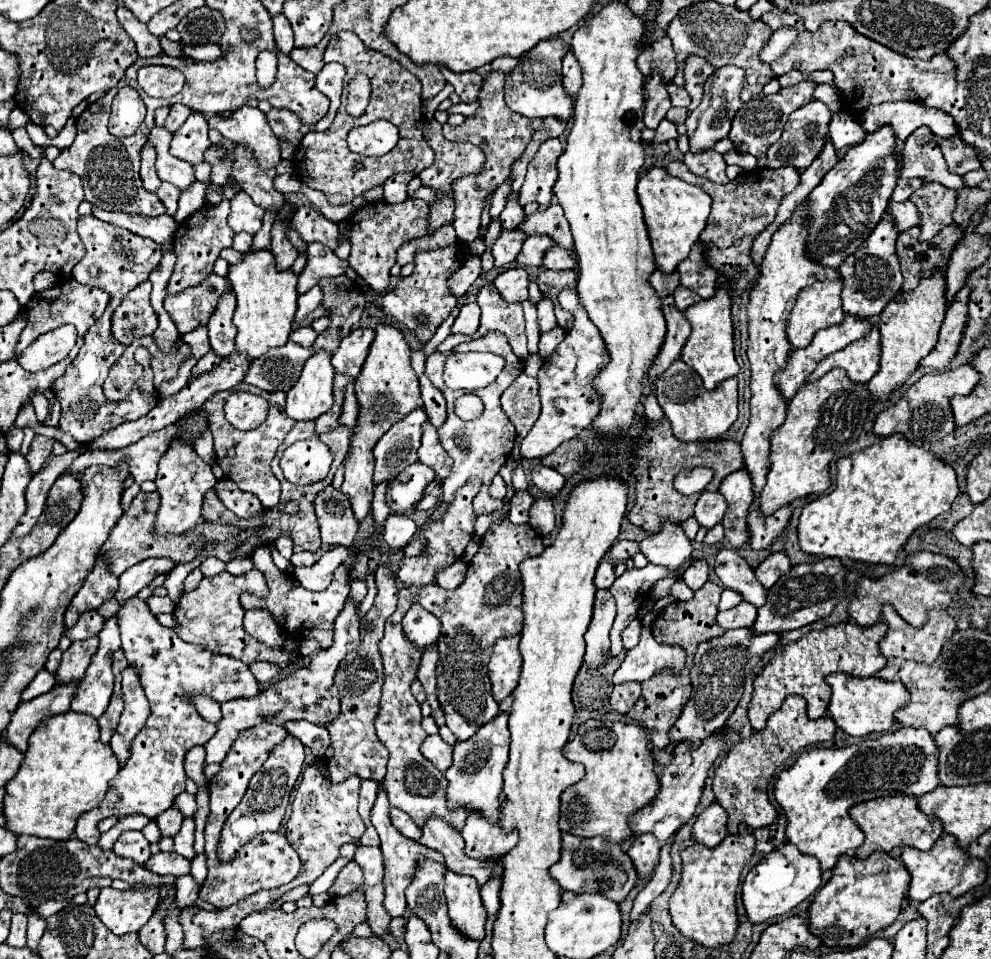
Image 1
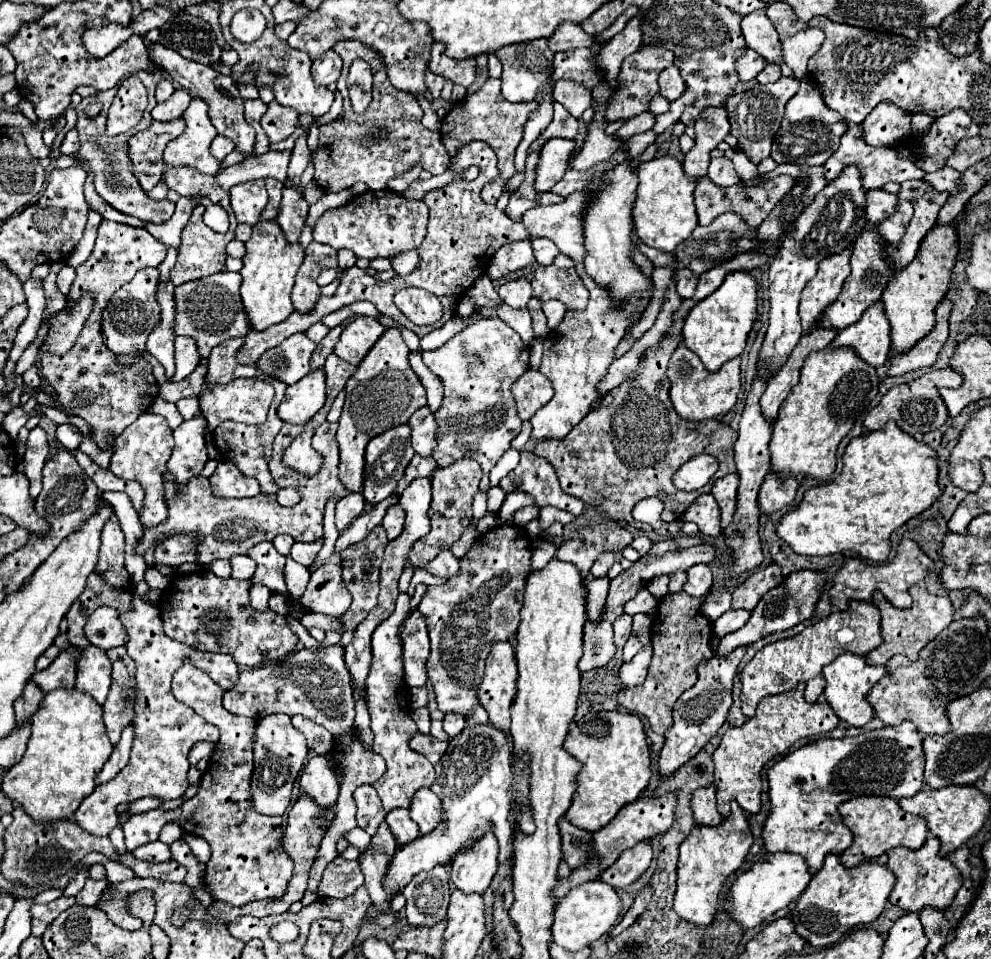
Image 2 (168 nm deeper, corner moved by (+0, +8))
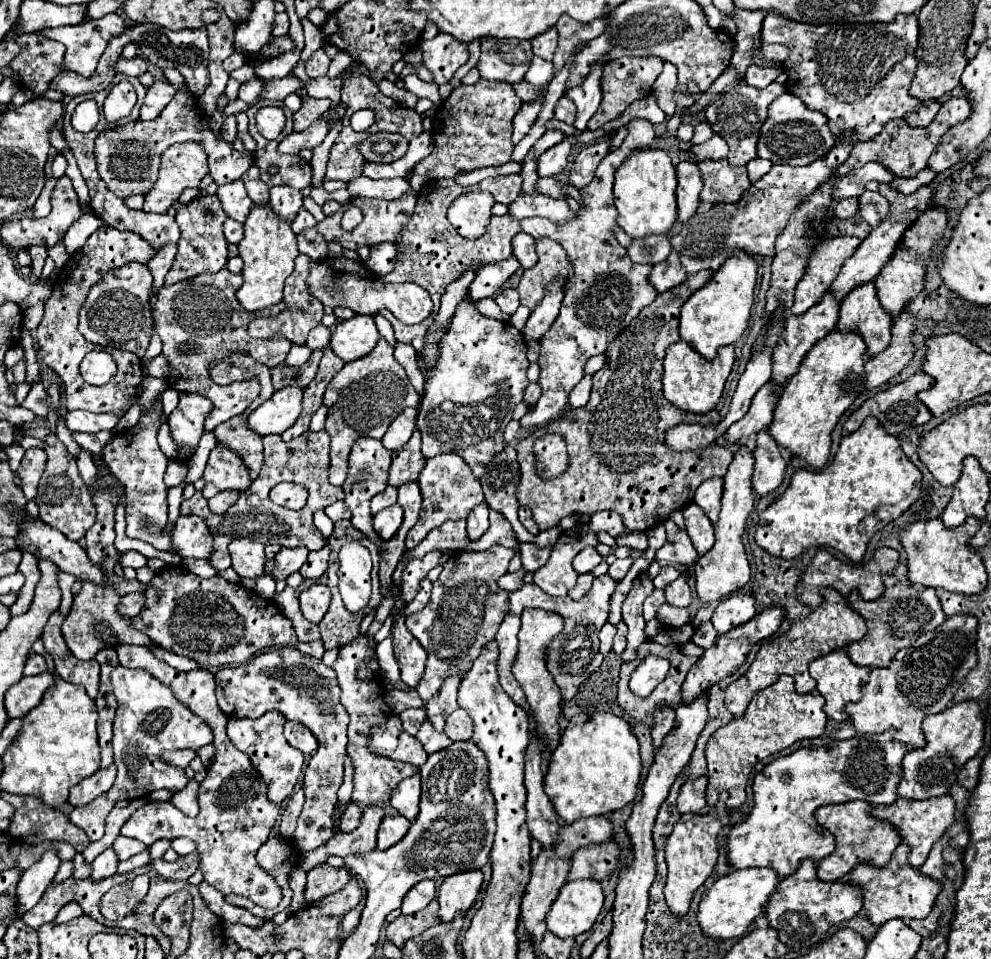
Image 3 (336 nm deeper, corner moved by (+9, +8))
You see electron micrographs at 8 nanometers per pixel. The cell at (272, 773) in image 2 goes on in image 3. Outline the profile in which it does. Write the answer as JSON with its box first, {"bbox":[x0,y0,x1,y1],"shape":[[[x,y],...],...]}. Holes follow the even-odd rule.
{"bbox":[227,711,303,803],"shape":[[[269,711],[259,719],[229,719],[227,723],[231,743],[249,755],[259,777],[263,779],[263,783],[267,783],[267,799],[271,799],[271,803],[281,803],[293,793],[303,767],[303,753],[295,751],[285,741],[283,725],[285,717],[279,711]]]}

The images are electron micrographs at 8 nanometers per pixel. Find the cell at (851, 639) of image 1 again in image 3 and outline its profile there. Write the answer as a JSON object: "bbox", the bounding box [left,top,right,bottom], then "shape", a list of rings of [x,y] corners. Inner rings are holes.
{"bbox":[725,587,867,717],"shape":[[[823,587],[821,589],[821,595],[823,595],[823,605],[819,605],[817,609],[813,609],[809,613],[809,617],[805,617],[803,621],[799,623],[793,623],[791,629],[773,639],[773,641],[767,641],[761,645],[755,661],[751,663],[751,667],[747,669],[747,673],[743,673],[737,681],[729,683],[727,689],[725,689],[725,707],[735,715],[735,717],[741,717],[747,709],[747,703],[751,701],[751,697],[773,685],[777,681],[779,675],[791,675],[795,679],[795,685],[797,685],[797,691],[799,695],[805,695],[805,693],[811,693],[815,689],[815,679],[809,675],[809,663],[817,657],[823,657],[825,653],[829,651],[835,651],[835,649],[845,649],[847,645],[855,643],[857,639],[861,639],[865,633],[867,633],[867,627],[865,627],[865,619],[855,613],[847,599],[829,589],[829,587]]]}

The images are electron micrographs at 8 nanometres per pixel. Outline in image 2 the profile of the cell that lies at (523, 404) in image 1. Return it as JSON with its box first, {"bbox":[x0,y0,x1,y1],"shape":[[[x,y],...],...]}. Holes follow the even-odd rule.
{"bbox":[512,369,554,421],"shape":[[[528,369],[524,377],[520,377],[512,385],[512,393],[516,397],[518,415],[522,421],[528,421],[554,395],[550,381],[540,371],[534,371],[534,369]]]}

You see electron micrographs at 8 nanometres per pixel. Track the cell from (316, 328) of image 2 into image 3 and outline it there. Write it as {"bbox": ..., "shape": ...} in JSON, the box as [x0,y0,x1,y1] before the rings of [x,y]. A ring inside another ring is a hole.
{"bbox":[305,325,331,349],"shape":[[[319,325],[319,327],[311,329],[305,345],[309,349],[325,349],[329,345],[329,339],[331,339],[331,331],[325,325]]]}

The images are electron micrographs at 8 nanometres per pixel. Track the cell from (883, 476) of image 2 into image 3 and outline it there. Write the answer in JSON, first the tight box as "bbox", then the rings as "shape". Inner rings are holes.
{"bbox":[755,417,923,563],"shape":[[[867,417],[855,433],[841,439],[839,451],[835,453],[831,465],[817,473],[797,471],[793,475],[789,489],[759,515],[755,541],[767,553],[783,559],[795,559],[811,547],[833,547],[845,553],[851,561],[859,563],[867,551],[871,537],[895,521],[899,515],[903,515],[921,497],[921,485],[923,475],[903,453],[899,439],[889,435],[875,417]]]}

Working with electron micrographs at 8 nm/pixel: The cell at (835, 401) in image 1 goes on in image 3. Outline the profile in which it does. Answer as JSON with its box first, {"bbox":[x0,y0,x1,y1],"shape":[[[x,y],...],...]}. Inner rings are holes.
{"bbox":[767,331,865,469],"shape":[[[831,331],[803,357],[799,371],[787,381],[779,405],[773,413],[773,423],[767,433],[791,455],[805,459],[811,467],[821,469],[827,463],[831,449],[831,431],[839,417],[863,393],[865,377],[865,343],[857,333]]]}

